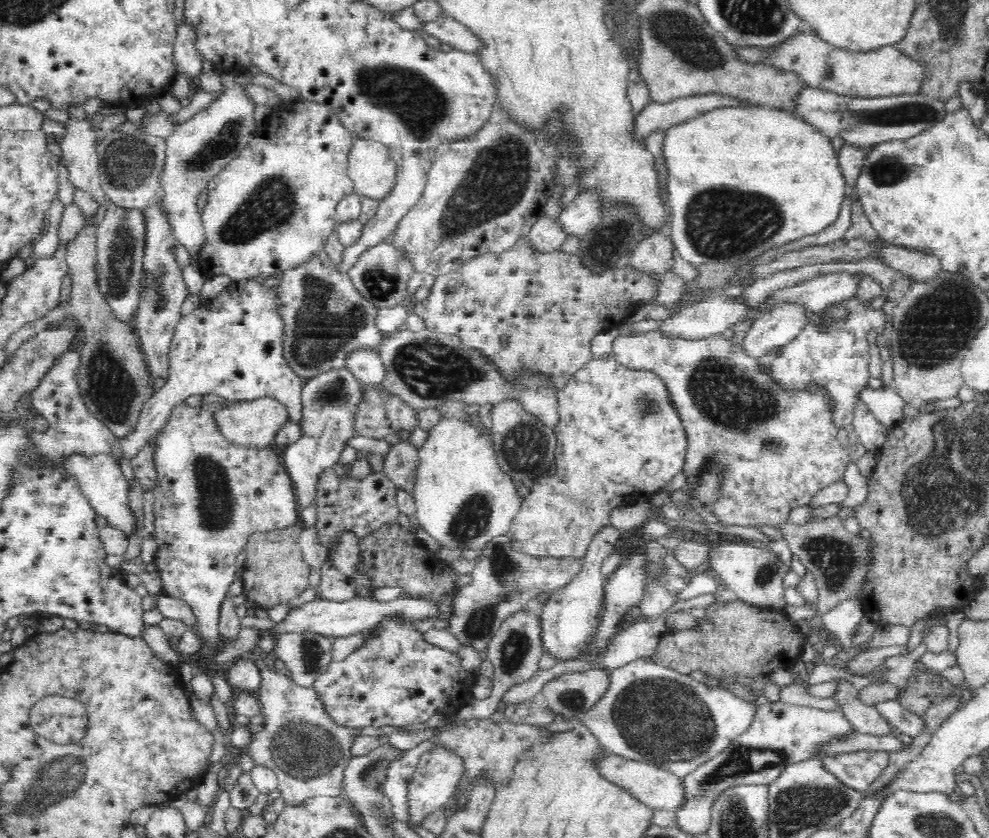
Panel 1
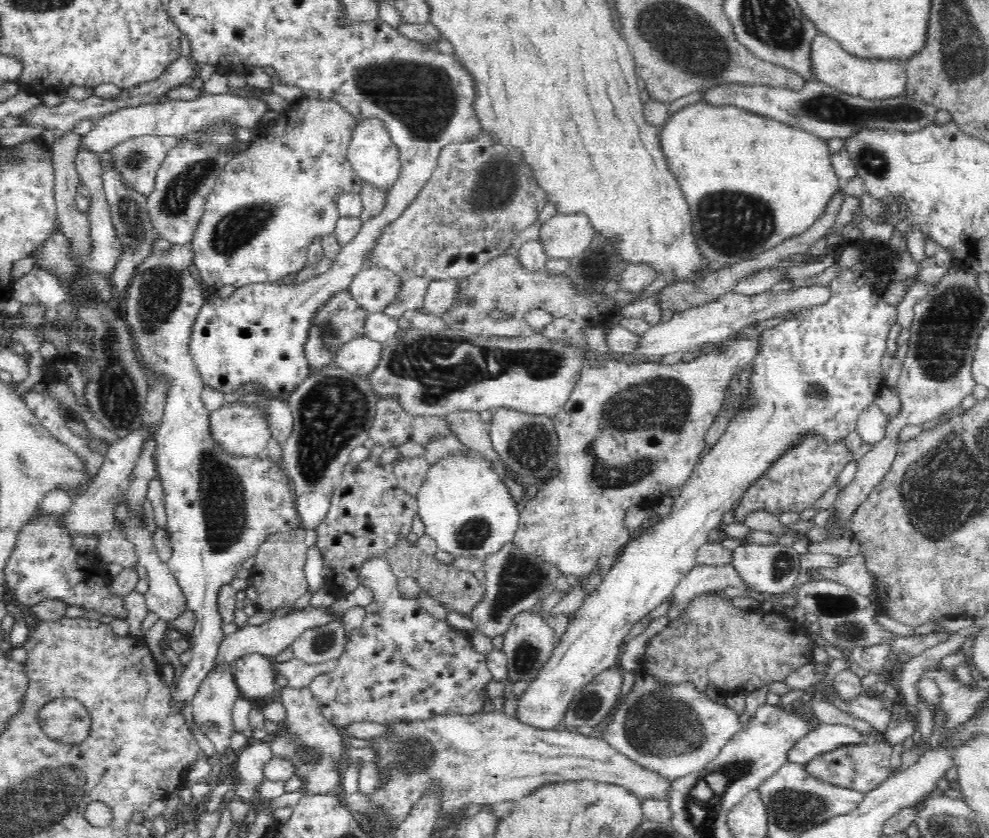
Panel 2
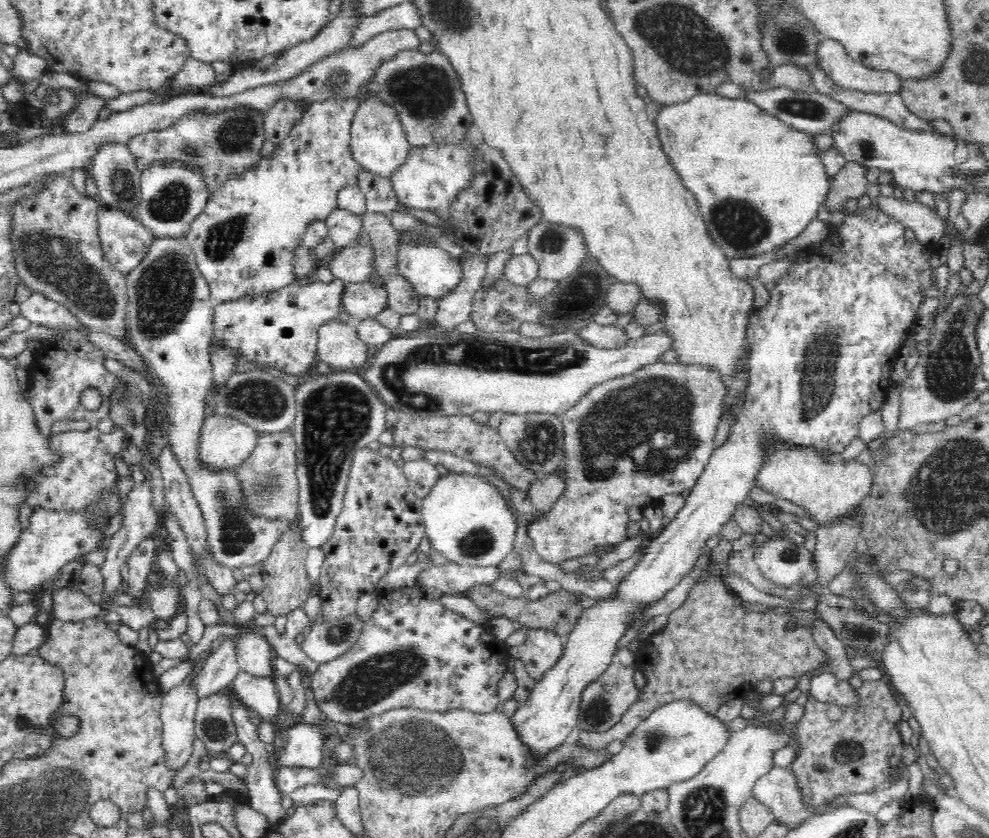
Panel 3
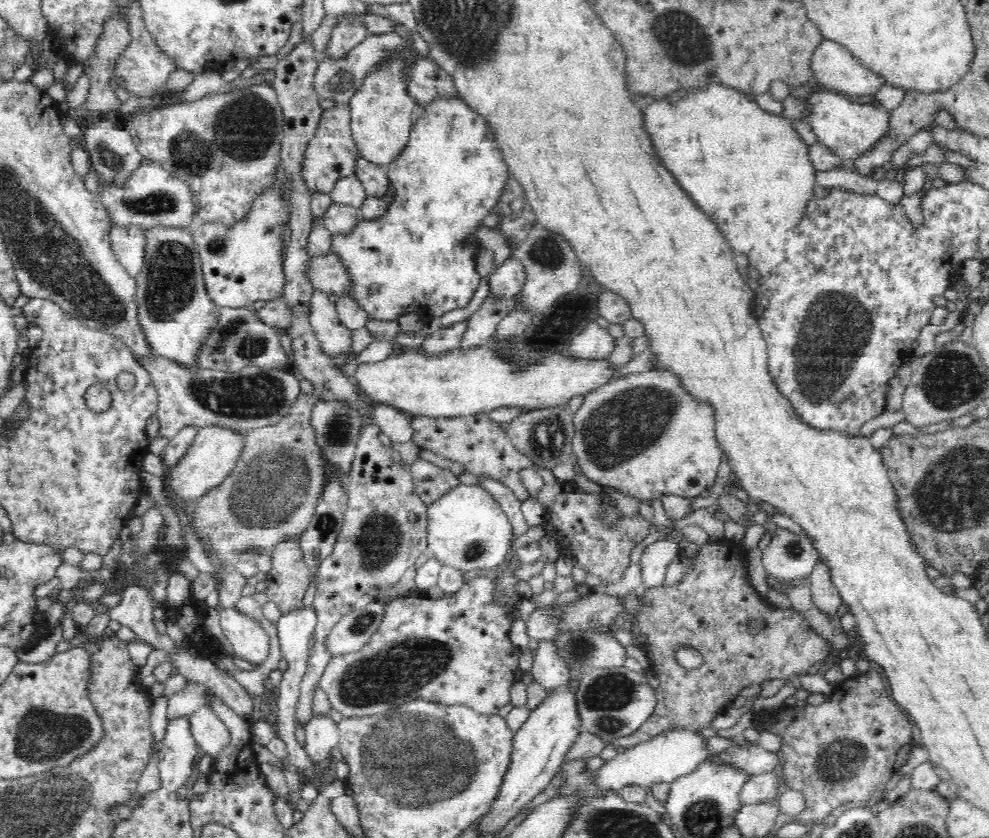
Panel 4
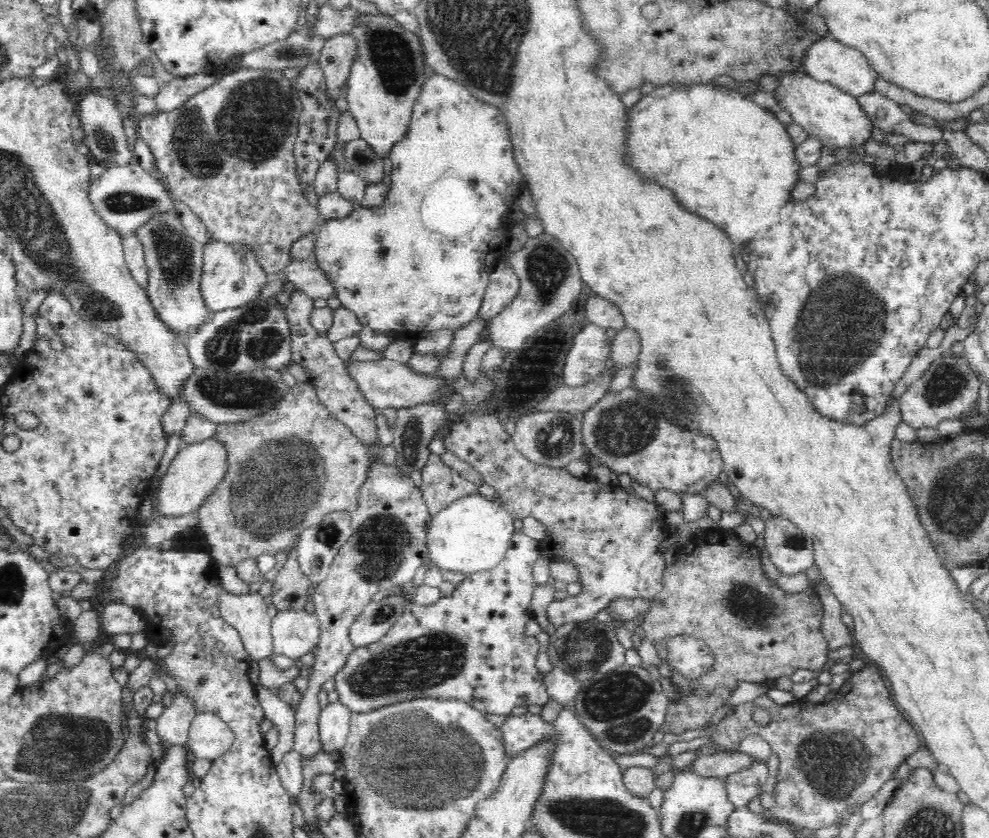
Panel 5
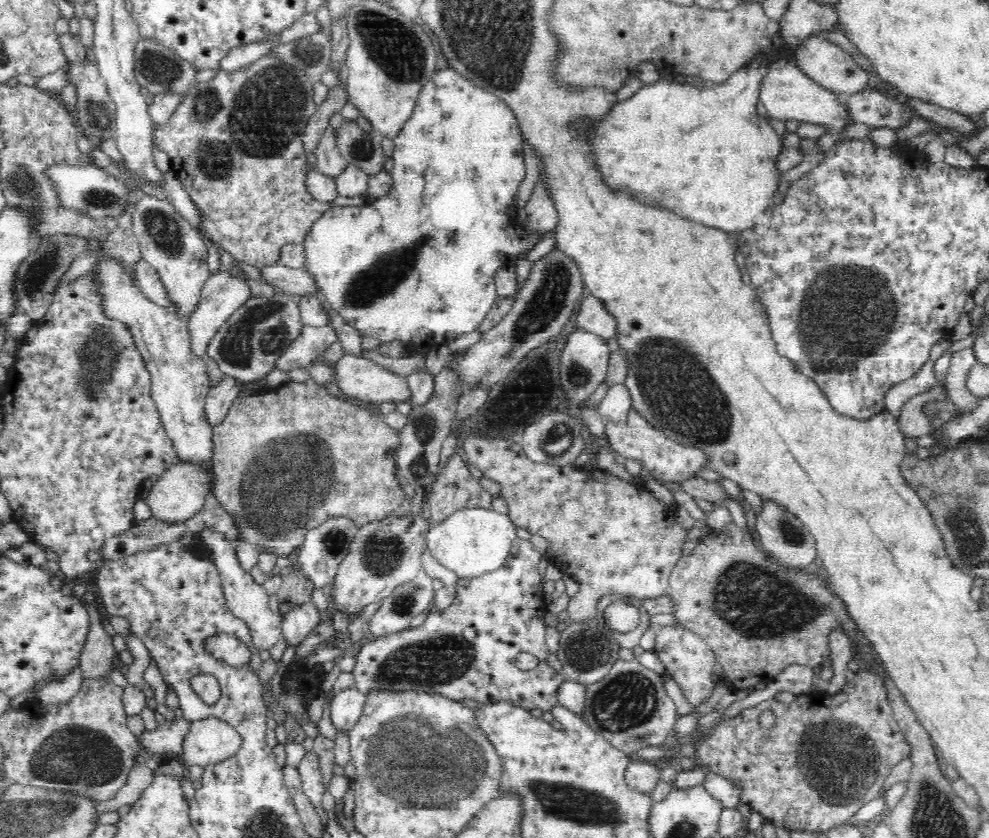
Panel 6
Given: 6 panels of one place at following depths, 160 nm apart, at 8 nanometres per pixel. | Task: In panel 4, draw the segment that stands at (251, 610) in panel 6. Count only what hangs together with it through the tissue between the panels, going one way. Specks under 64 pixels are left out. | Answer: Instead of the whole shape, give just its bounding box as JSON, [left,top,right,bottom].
[220,607,269,666]

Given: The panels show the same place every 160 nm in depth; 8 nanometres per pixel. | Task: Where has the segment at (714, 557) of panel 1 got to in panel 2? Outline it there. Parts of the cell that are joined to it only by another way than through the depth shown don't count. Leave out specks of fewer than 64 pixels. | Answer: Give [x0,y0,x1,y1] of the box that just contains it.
[729,543,800,594]

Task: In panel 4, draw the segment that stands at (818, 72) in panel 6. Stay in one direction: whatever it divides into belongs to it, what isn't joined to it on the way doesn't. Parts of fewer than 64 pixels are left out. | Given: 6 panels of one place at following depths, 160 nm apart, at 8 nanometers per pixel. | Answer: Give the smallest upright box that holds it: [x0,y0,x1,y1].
[811,39,886,97]

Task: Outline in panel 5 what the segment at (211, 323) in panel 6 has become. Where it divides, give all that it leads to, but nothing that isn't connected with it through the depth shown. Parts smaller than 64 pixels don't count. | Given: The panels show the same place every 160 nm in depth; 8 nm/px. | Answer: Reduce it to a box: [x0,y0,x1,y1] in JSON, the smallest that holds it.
[201,238,272,312]

